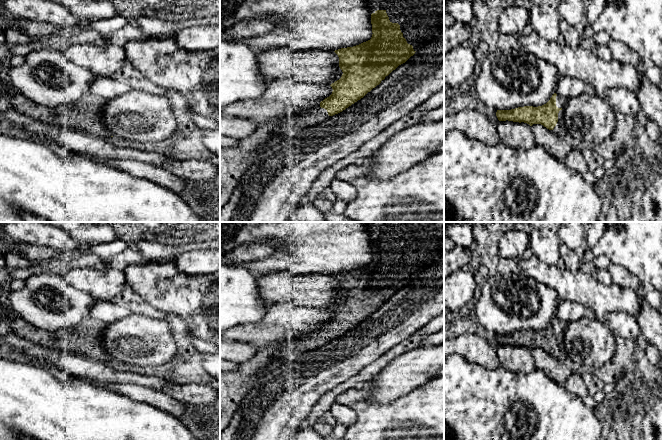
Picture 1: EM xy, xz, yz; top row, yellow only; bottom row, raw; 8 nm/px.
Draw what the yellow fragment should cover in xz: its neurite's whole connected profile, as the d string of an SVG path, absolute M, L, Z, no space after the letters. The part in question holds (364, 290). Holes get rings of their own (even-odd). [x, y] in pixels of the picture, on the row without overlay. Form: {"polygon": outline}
{"polygon": "M368 222L368 226L372 237L371 263L334 275L339 281L339 291L343 298L330 309L332 318L310 335L272 345L281 361L295 360L301 354L342 336L363 322L444 252L444 222Z"}

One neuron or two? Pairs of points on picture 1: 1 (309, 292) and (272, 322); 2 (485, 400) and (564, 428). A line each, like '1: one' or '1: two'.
1: two
2: one

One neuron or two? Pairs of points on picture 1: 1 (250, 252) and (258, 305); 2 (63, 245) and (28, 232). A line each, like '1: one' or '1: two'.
1: one
2: one

